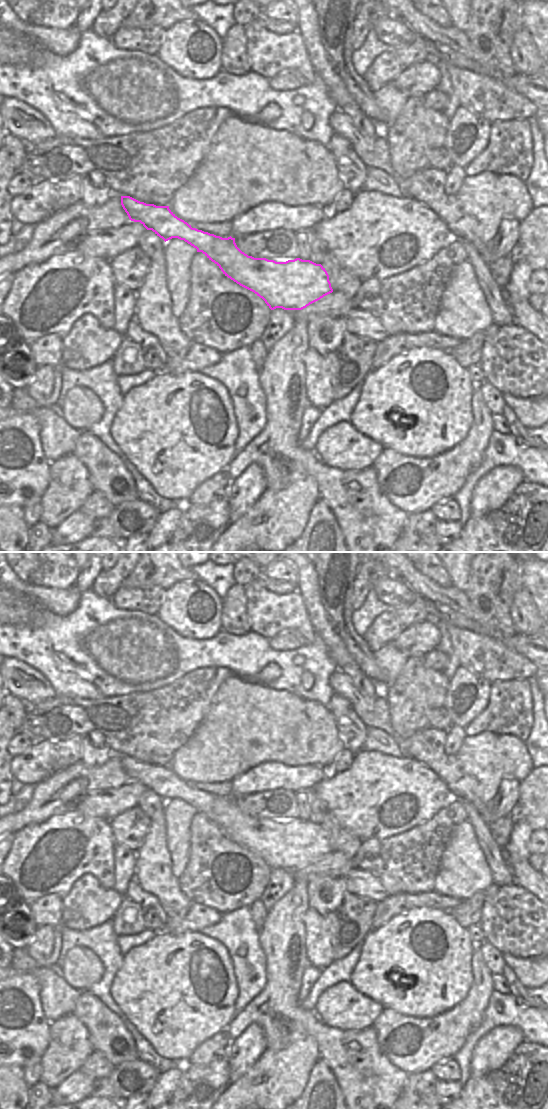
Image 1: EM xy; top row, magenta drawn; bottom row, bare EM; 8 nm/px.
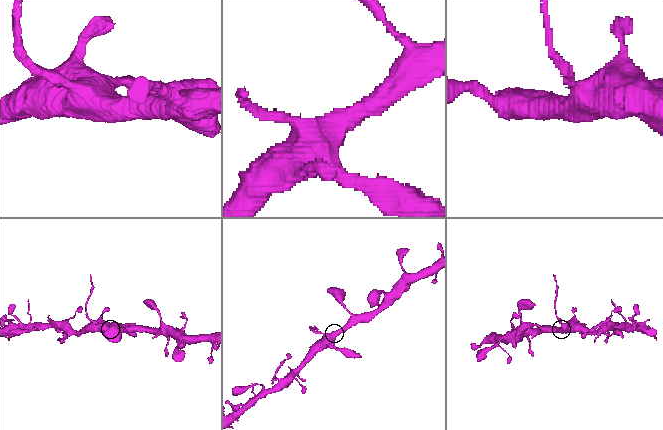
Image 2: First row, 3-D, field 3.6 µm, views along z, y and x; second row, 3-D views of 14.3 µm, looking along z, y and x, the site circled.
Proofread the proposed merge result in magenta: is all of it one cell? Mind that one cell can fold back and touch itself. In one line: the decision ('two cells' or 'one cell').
two cells

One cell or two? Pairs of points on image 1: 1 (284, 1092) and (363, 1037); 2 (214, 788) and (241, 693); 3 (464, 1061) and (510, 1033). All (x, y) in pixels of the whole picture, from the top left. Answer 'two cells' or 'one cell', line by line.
1: two cells
2: two cells
3: two cells

